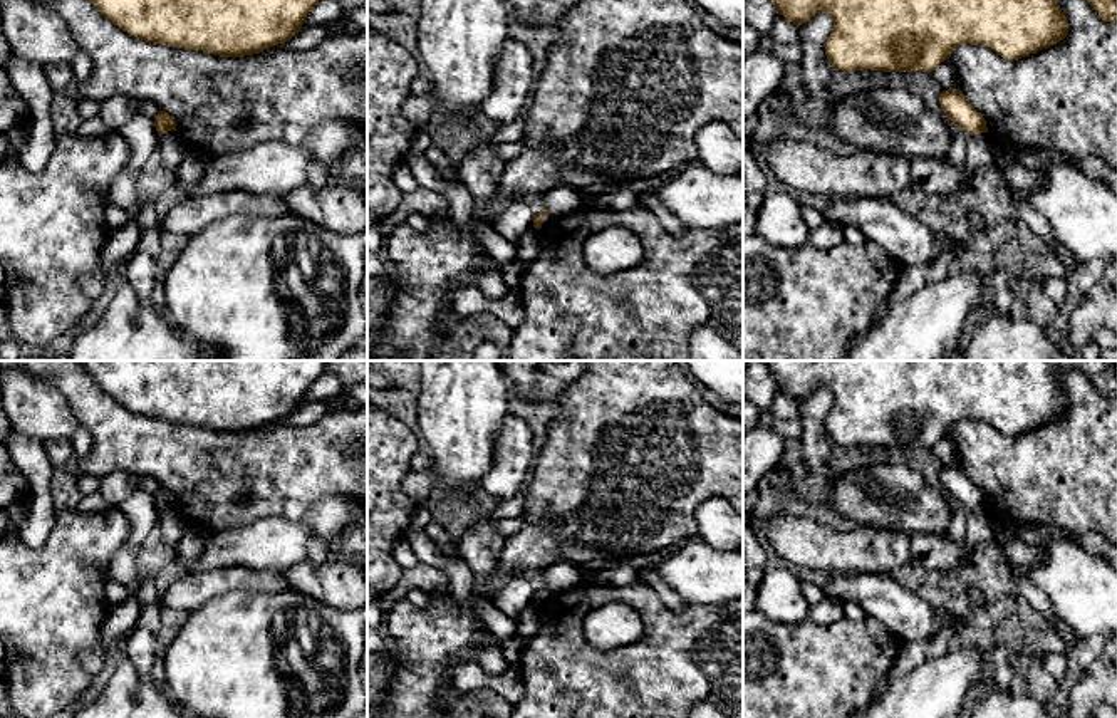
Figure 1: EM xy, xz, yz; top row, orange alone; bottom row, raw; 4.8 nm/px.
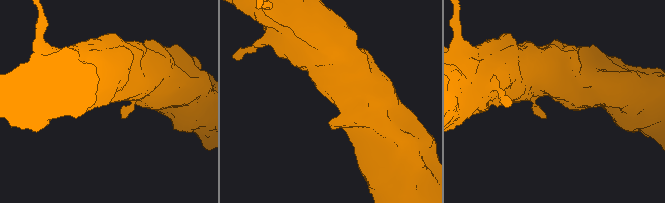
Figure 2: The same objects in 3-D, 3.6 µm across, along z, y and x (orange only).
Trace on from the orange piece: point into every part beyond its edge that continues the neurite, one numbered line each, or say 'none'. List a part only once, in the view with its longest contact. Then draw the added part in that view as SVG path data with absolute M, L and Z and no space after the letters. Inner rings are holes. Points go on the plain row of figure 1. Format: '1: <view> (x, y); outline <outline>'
none

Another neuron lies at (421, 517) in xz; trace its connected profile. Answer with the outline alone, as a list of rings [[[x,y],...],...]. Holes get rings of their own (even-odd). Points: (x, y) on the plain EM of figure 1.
[[[418,503],[411,523],[408,527],[408,533],[426,530],[436,520],[431,510],[428,510],[423,503]]]

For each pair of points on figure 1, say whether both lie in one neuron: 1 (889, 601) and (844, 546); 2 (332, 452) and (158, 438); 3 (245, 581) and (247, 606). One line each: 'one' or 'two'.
1: two
2: one
3: two

